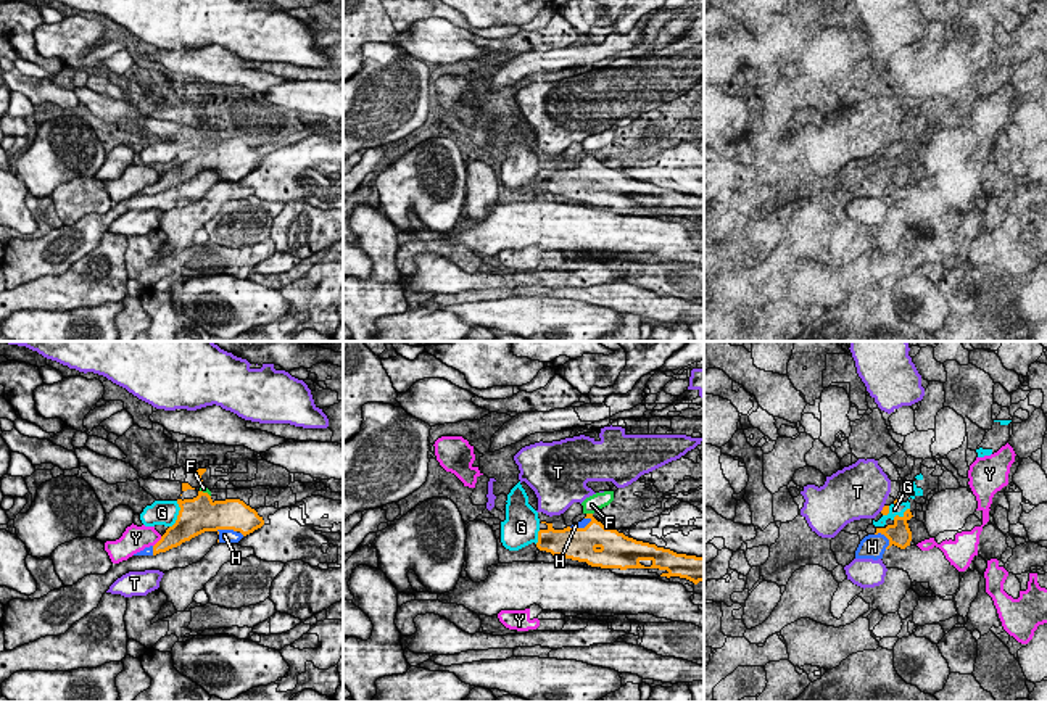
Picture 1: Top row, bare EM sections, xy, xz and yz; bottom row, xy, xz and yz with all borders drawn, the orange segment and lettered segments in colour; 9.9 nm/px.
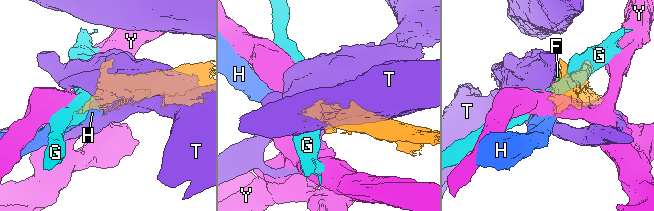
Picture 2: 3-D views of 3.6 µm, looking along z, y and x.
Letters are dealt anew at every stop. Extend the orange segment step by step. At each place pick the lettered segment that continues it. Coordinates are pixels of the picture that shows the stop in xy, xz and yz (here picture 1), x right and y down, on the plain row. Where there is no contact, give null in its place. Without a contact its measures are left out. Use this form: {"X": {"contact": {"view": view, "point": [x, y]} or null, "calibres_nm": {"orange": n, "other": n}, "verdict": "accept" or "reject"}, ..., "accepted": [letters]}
{"F": {"contact": {"view": "xz", "point": [590, 153]}, "calibres_nm": {"orange": 260, "other": 170}, "verdict": "reject"}, "G": {"contact": {"view": "xy", "point": [179, 153]}, "calibres_nm": {"orange": 360, "other": 260}, "verdict": "reject"}, "H": {"contact": {"view": "xy", "point": [226, 168]}, "calibres_nm": {"orange": 320, "other": 130}, "verdict": "accept"}, "T": {"contact": {"view": "yz", "point": [883, 148]}, "calibres_nm": {"orange": 70, "other": 460}, "verdict": "reject"}, "Y": {"contact": {"view": "xy", "point": [158, 181]}, "calibres_nm": {"orange": 220, "other": 260}, "verdict": "reject"}, "accepted": ["H"]}

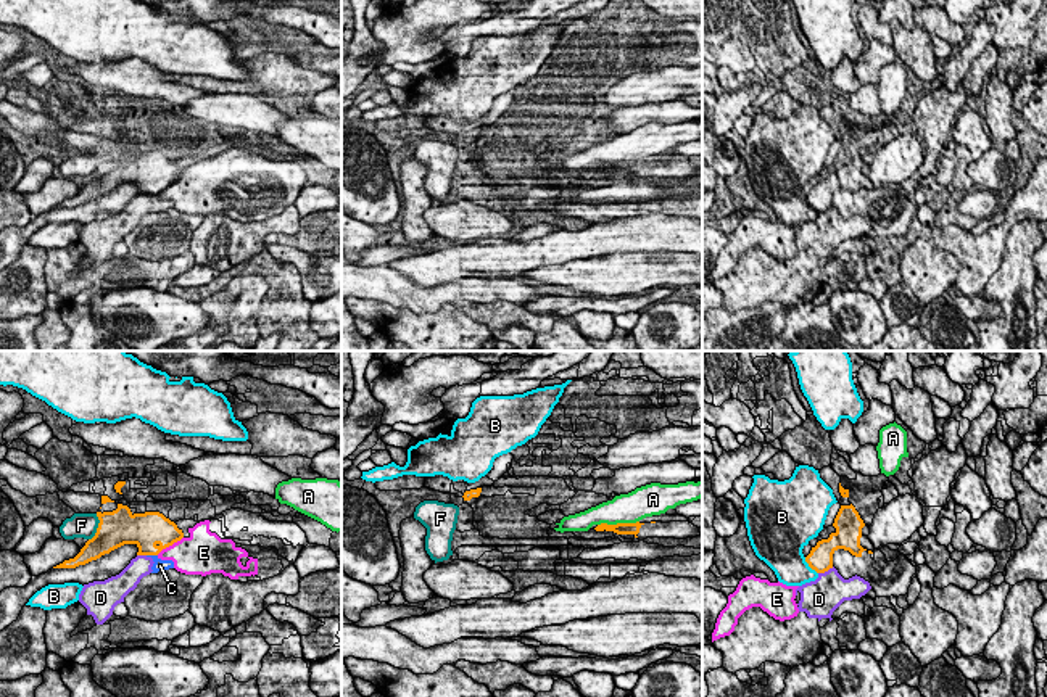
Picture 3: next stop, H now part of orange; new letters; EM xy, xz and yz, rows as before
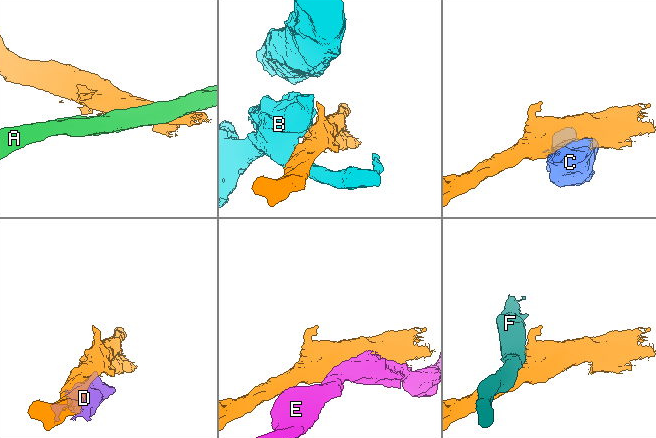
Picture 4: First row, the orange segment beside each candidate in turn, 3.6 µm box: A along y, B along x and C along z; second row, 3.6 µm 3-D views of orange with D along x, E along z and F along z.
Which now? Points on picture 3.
{"A": {"contact": {"view": "xz", "point": [617, 163]}, "calibres_nm": {"orange": 130, "other": 300}, "verdict": "reject"}, "B": {"contact": {"view": "yz", "point": [809, 205]}, "calibres_nm": {"orange": 260, "other": 340}, "verdict": "reject"}, "C": {"contact": {"view": "xy", "point": [152, 193]}, "calibres_nm": {"orange": 340, "other": 130}, "verdict": "reject"}, "D": {"contact": {"view": "yz", "point": [825, 210]}, "calibres_nm": {"orange": 260, "other": 360}, "verdict": "reject"}, "E": {"contact": {"view": "xy", "point": [169, 184]}, "calibres_nm": {"orange": 340, "other": 380}, "verdict": "reject"}, "F": {"contact": {"view": "xy", "point": [99, 166]}, "calibres_nm": {"orange": 360, "other": 260}, "verdict": "reject"}, "accepted": []}

